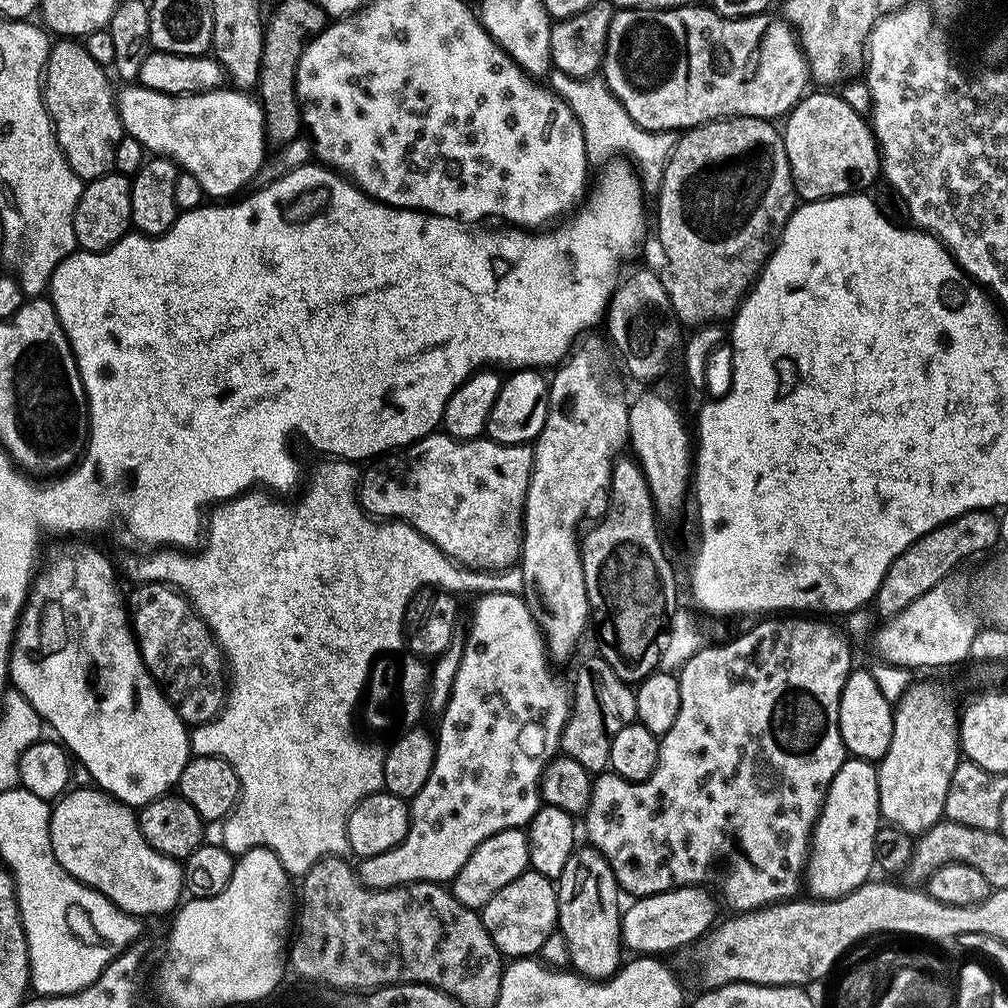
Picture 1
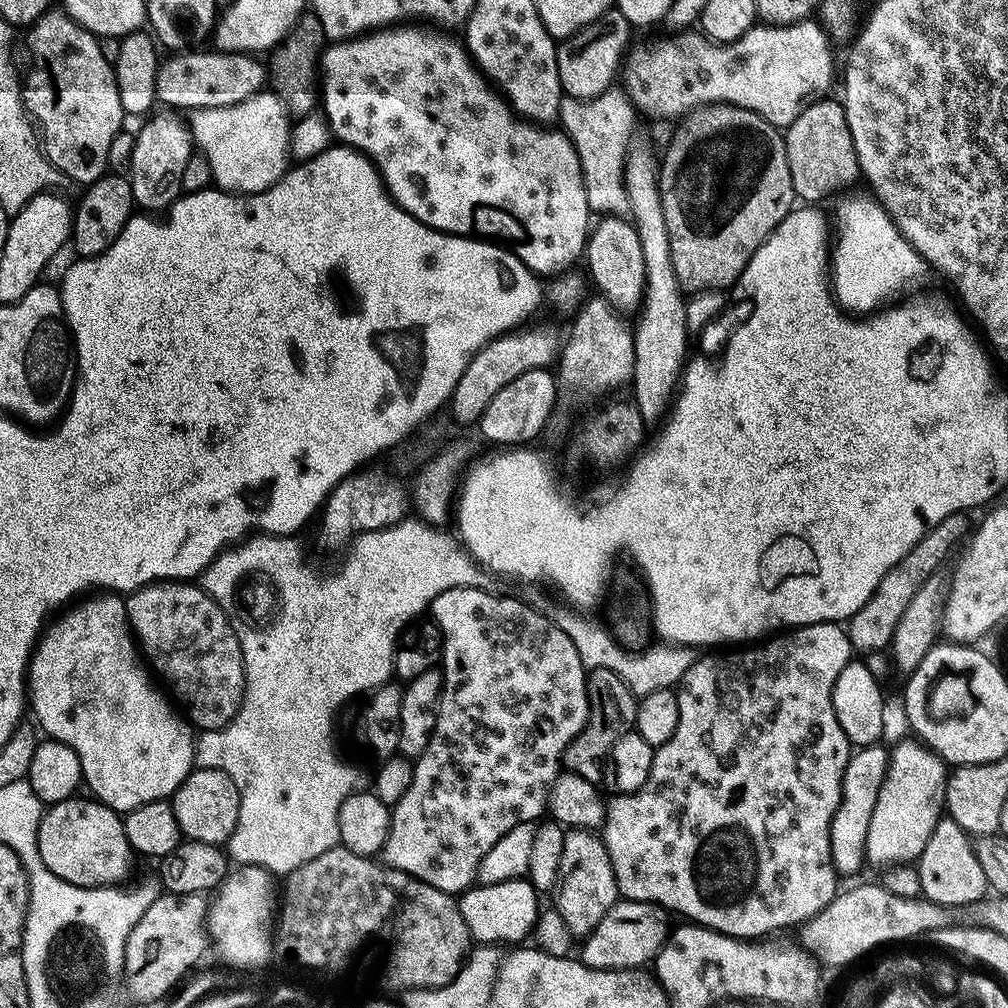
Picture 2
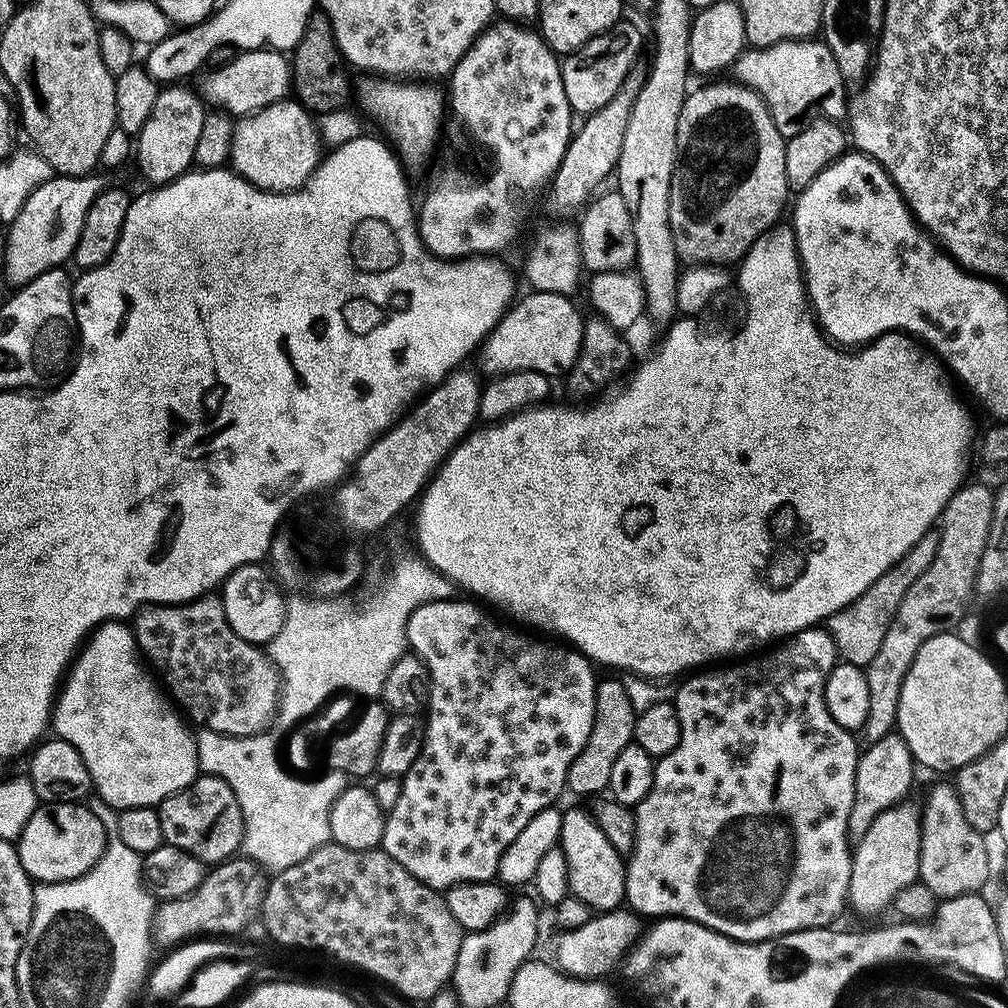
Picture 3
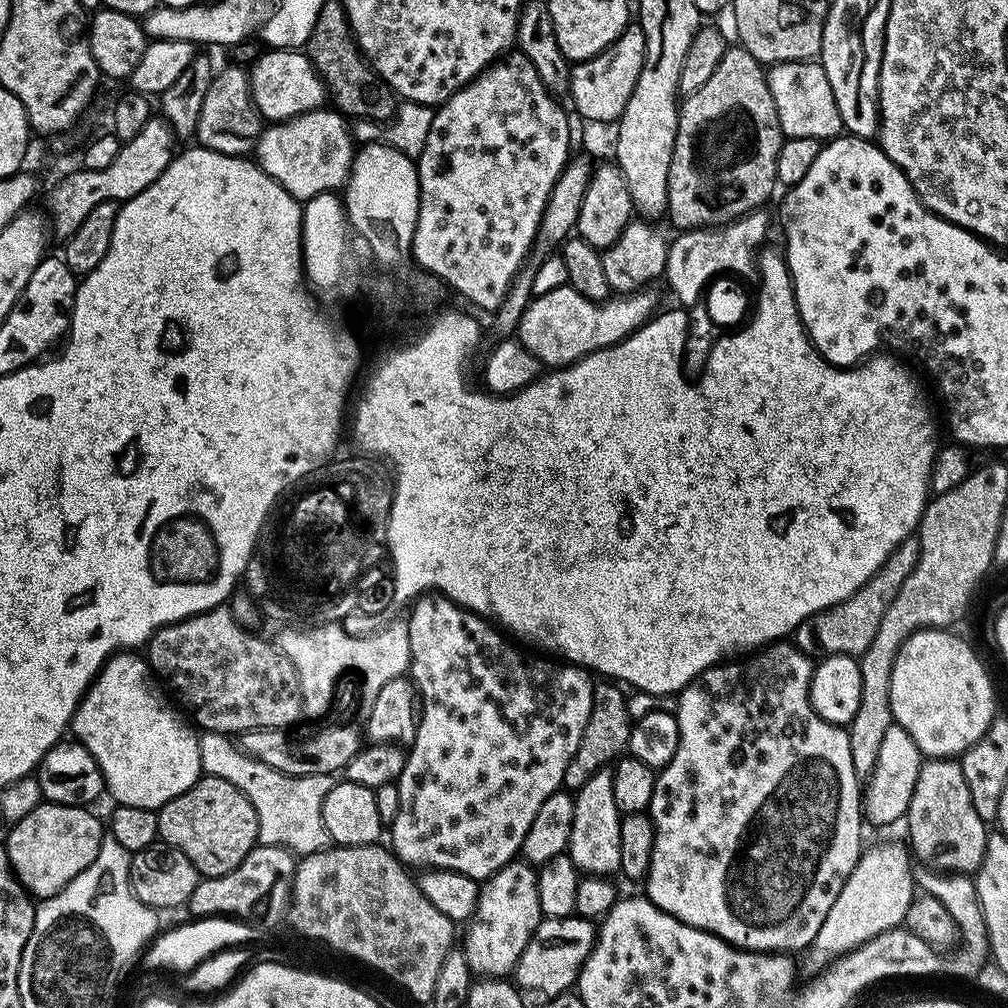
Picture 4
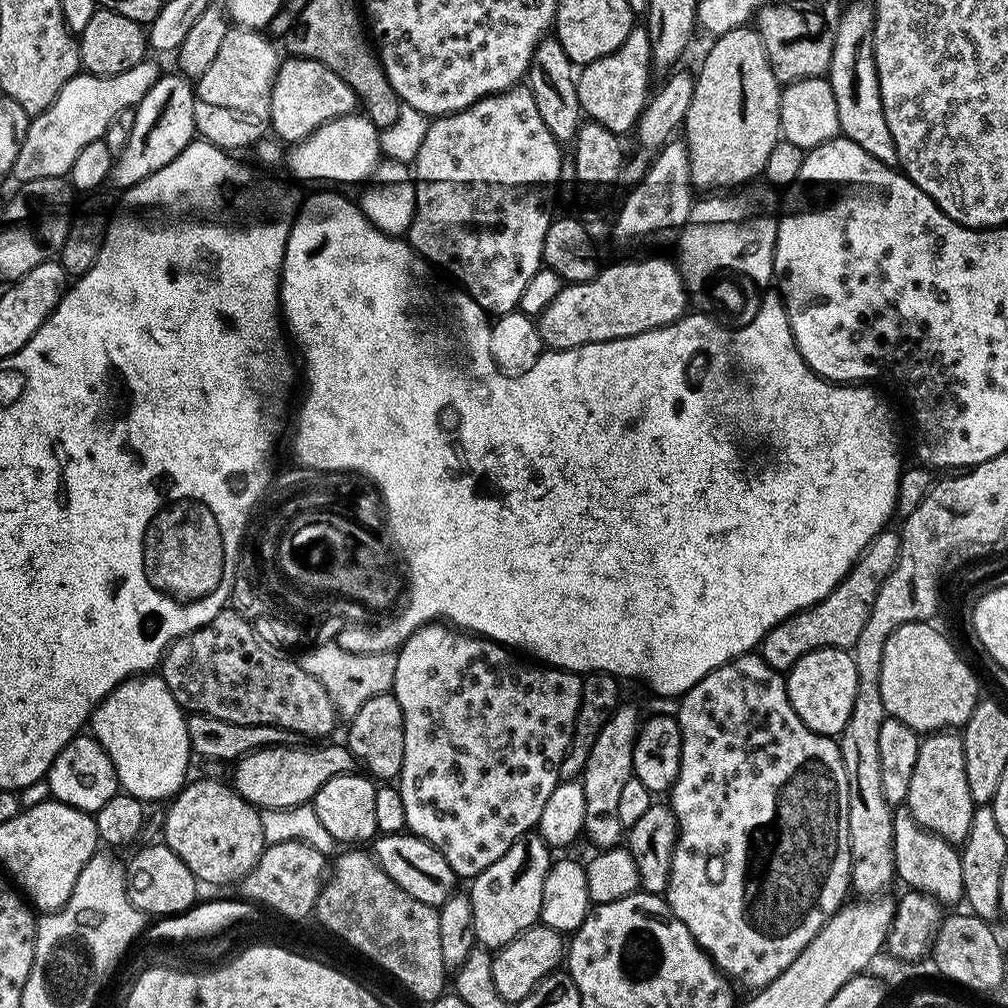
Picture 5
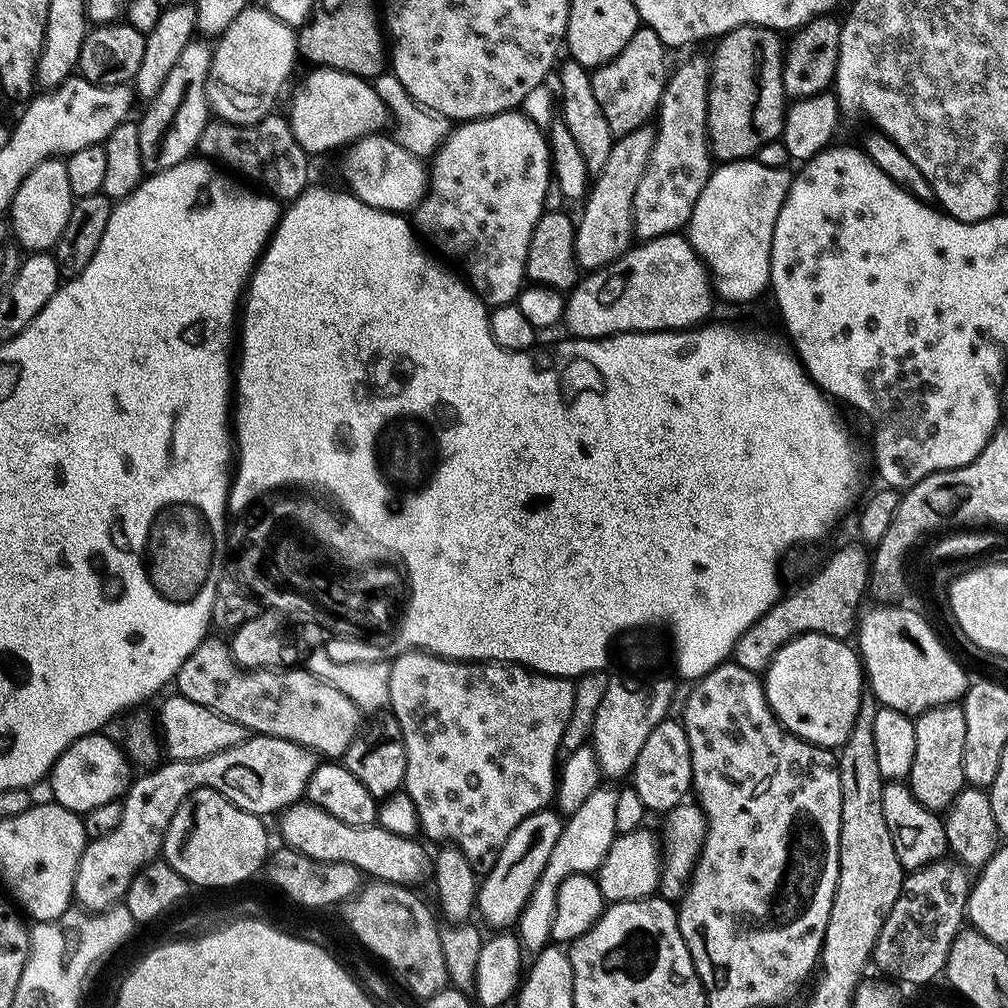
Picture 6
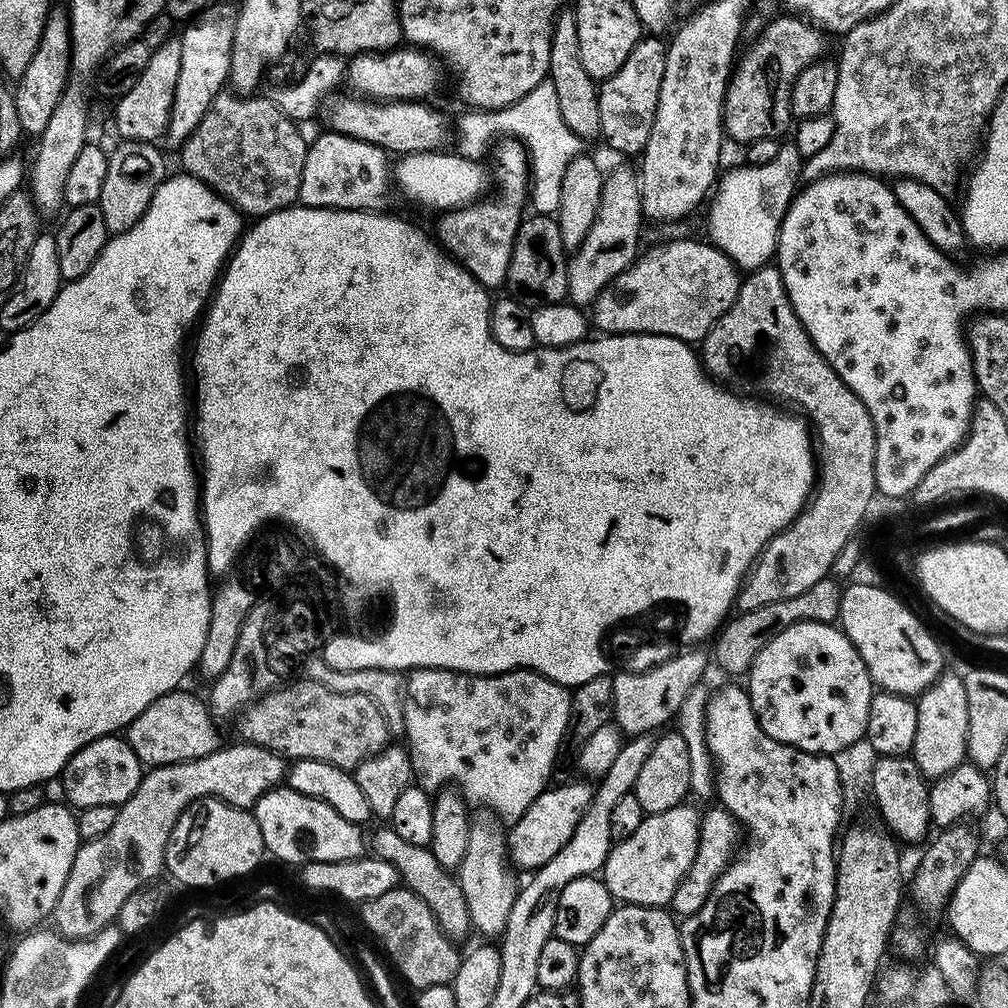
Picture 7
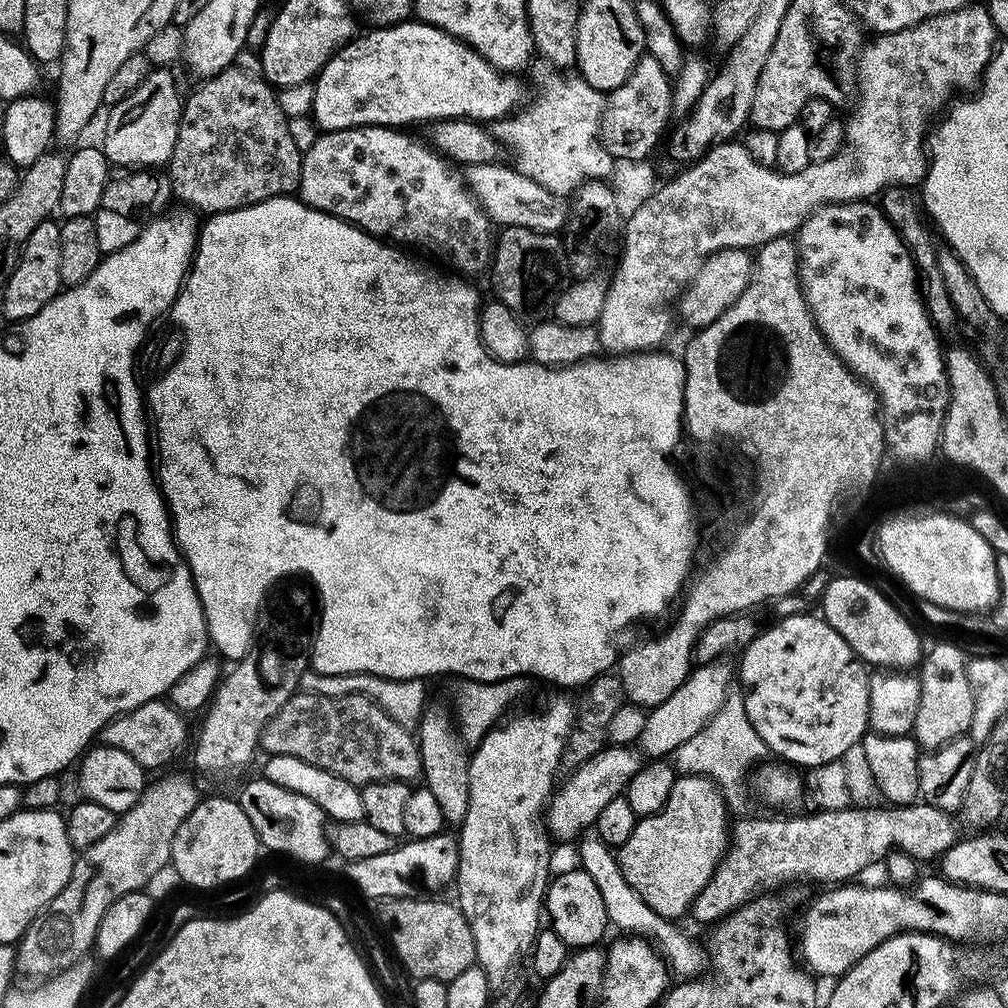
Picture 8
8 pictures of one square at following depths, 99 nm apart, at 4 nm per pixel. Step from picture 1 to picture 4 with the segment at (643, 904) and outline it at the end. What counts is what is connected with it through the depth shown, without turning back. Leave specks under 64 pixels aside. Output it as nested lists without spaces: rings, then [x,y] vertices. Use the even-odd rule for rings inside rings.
[[[575,914],[563,918],[541,919],[534,930],[522,958],[514,969],[514,980],[521,989],[533,988],[541,997],[561,996],[575,985],[580,968],[586,962],[590,950],[596,945],[598,928],[593,921]]]

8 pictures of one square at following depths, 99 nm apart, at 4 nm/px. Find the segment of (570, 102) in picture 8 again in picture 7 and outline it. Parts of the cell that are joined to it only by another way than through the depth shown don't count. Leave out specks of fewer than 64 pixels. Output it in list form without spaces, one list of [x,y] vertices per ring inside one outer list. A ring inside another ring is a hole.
[[[550,80],[540,83],[510,107],[471,109],[455,121],[452,138],[460,157],[481,161],[499,138],[519,140],[528,152],[530,206],[537,215],[555,215],[560,208],[562,177],[576,156],[583,153],[583,139],[565,124],[558,106],[557,91]]]

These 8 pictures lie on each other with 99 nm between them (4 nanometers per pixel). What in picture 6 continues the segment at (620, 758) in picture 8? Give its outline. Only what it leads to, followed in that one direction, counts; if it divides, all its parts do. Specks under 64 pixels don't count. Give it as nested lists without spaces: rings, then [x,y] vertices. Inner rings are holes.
[[[556,810],[535,812],[530,814],[530,818],[526,818],[526,822],[516,827],[510,838],[506,838],[506,846],[502,846],[494,866],[479,881],[476,894],[478,916],[486,923],[493,924],[496,927],[493,929],[508,930],[517,923],[531,891],[550,859],[550,854],[553,853],[554,846],[557,845],[564,823],[560,812]]]

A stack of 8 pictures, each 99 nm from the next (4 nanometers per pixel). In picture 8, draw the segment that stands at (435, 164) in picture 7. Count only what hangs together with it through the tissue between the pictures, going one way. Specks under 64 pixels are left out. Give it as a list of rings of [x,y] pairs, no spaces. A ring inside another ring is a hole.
[[[500,163],[472,164],[464,172],[465,183],[483,206],[489,221],[500,228],[522,226],[535,232],[553,234],[561,231],[567,225],[569,201],[522,175],[514,166]]]

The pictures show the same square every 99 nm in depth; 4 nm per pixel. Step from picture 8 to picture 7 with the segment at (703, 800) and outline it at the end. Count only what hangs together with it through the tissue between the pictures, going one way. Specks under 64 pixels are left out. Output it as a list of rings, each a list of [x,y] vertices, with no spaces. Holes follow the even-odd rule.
[[[685,802],[670,810],[645,815],[642,826],[630,838],[613,843],[602,869],[604,885],[613,901],[647,908],[671,905],[674,890],[678,890],[691,870],[700,845],[702,812],[690,805]]]

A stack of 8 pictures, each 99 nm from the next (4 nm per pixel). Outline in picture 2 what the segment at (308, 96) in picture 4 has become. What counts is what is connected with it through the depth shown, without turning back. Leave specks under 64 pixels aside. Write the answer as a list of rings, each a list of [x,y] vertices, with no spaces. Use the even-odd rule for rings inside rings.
[[[180,50],[169,60],[166,58],[159,61],[156,78],[156,99],[165,109],[168,110],[193,110],[206,107],[226,107],[234,106],[252,95],[261,91],[266,84],[266,68],[263,63],[259,64],[257,57],[243,52],[200,52],[204,50]]]

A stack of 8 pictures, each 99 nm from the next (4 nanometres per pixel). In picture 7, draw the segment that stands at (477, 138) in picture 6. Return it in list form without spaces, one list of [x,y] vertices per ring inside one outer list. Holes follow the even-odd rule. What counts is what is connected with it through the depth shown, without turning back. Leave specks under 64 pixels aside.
[[[504,138],[491,149],[490,159],[496,163],[496,174],[494,170],[494,190],[496,186],[496,196],[489,195],[477,203],[469,204],[468,207],[460,207],[455,210],[445,211],[440,221],[436,224],[434,236],[442,245],[445,252],[452,259],[457,260],[461,266],[472,275],[483,288],[495,290],[504,288],[510,270],[510,258],[514,254],[514,242],[520,229],[520,222],[525,215],[526,201],[529,199],[530,189],[530,169],[529,156],[527,150],[519,140]]]

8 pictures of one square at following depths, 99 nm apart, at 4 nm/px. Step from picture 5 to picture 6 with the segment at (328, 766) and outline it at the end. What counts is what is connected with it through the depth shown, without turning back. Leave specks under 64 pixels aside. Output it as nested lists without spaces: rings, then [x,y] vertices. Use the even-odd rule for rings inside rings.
[[[252,734],[238,746],[210,754],[210,758],[168,760],[147,771],[150,773],[146,776],[137,775],[122,797],[122,822],[110,834],[97,840],[89,839],[84,848],[74,878],[75,903],[85,912],[105,912],[119,905],[132,879],[161,855],[170,818],[174,818],[180,803],[194,790],[209,788],[234,802],[234,806],[268,818],[271,812],[279,814],[305,799],[308,779],[317,763],[318,756],[313,749],[286,738]]]

